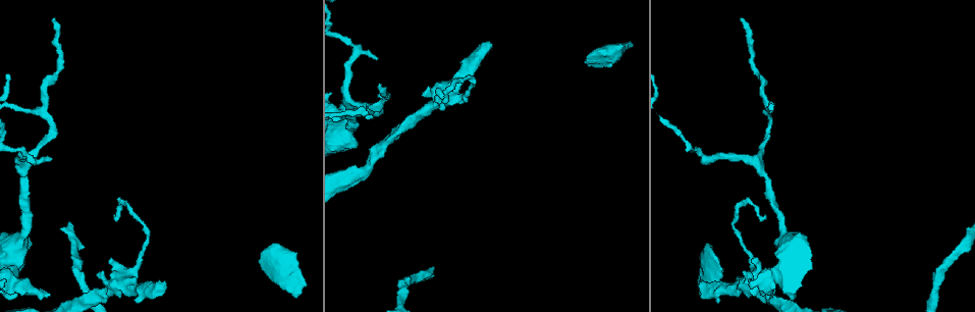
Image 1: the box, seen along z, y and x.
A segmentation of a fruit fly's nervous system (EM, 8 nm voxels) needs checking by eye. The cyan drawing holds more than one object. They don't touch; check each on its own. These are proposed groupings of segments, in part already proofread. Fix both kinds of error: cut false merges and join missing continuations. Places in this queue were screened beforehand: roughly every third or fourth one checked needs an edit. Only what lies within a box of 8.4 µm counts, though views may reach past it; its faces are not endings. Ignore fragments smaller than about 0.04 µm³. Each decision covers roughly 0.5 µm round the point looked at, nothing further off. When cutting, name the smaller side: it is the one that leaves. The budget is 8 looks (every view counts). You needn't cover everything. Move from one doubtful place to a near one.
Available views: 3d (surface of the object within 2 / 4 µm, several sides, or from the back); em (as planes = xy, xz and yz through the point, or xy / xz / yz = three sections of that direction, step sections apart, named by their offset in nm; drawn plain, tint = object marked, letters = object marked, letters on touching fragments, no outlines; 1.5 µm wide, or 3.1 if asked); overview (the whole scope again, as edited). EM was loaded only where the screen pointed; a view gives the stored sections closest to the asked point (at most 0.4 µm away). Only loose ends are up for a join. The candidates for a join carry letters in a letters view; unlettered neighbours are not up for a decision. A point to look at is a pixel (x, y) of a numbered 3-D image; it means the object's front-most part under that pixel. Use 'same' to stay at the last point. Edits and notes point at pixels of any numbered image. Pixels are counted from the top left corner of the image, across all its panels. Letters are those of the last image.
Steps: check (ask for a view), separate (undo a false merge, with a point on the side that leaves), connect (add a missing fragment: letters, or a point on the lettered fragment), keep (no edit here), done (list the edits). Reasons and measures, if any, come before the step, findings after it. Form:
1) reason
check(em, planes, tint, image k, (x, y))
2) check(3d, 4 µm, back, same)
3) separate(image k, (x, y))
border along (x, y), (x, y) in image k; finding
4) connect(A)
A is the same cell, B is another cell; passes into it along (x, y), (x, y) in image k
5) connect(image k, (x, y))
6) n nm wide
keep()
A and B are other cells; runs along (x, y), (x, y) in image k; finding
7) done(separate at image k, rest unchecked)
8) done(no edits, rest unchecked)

branch stops here
check(em, xy, step 4, letters, image 1, (47, 295))

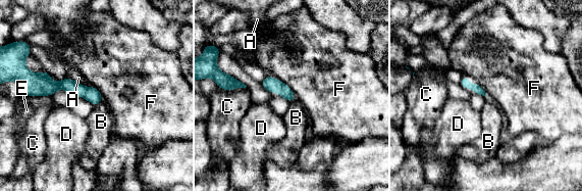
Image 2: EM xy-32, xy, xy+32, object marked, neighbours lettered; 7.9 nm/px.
connect(B)
B is the same cell, A, C, D, E and F are other cells; passes into it along (91, 94), (97, 103), (101, 122) in image 2; it goes on there

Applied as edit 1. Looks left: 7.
redraw
check(overview)

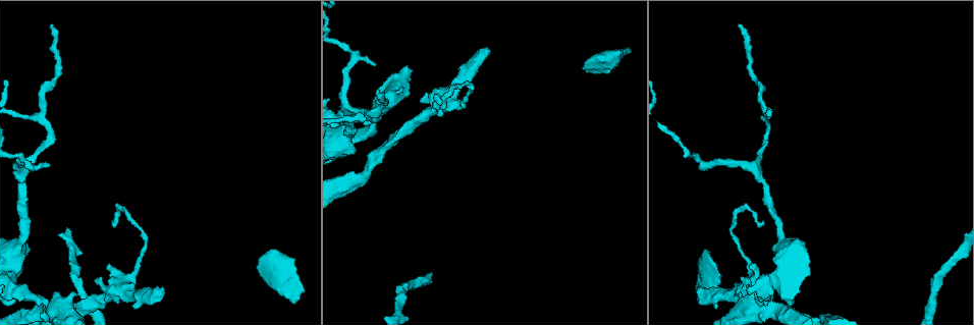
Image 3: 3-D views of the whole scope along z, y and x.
an open end
check(3d, 4 µm, image 3, (294, 301))

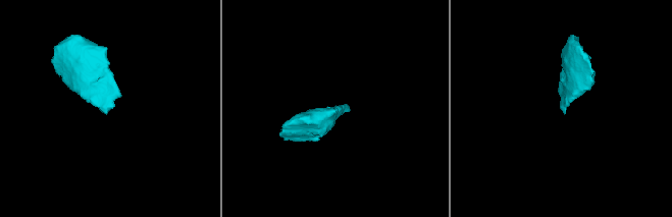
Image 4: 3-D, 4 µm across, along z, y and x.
check(em, yz, step 4, letters, image 4, (564, 111))

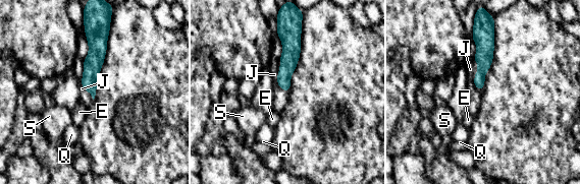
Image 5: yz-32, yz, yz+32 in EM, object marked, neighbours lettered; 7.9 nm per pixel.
cut it another way
check(em, planes, letters, same)

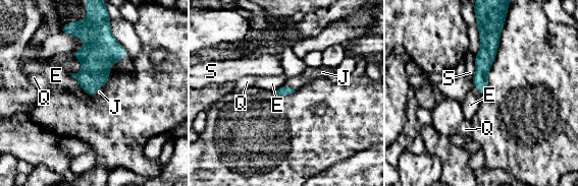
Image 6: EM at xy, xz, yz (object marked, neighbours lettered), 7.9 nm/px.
connect(J)
J is the same cell, E, Q and S are other cells; the neuron continues

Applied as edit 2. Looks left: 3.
free end
check(em, planes, letters, image 3, (161, 288))

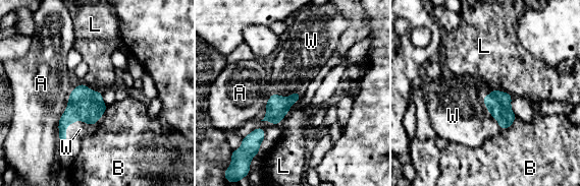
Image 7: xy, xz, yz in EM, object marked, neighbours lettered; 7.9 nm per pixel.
160 nm wide
connect(W)
W is the same cell, A, B and L are other cells; the neuron continues

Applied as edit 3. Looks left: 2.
done(connect at image 2, connect at image 6, connect at image 7, rest unchecked)

